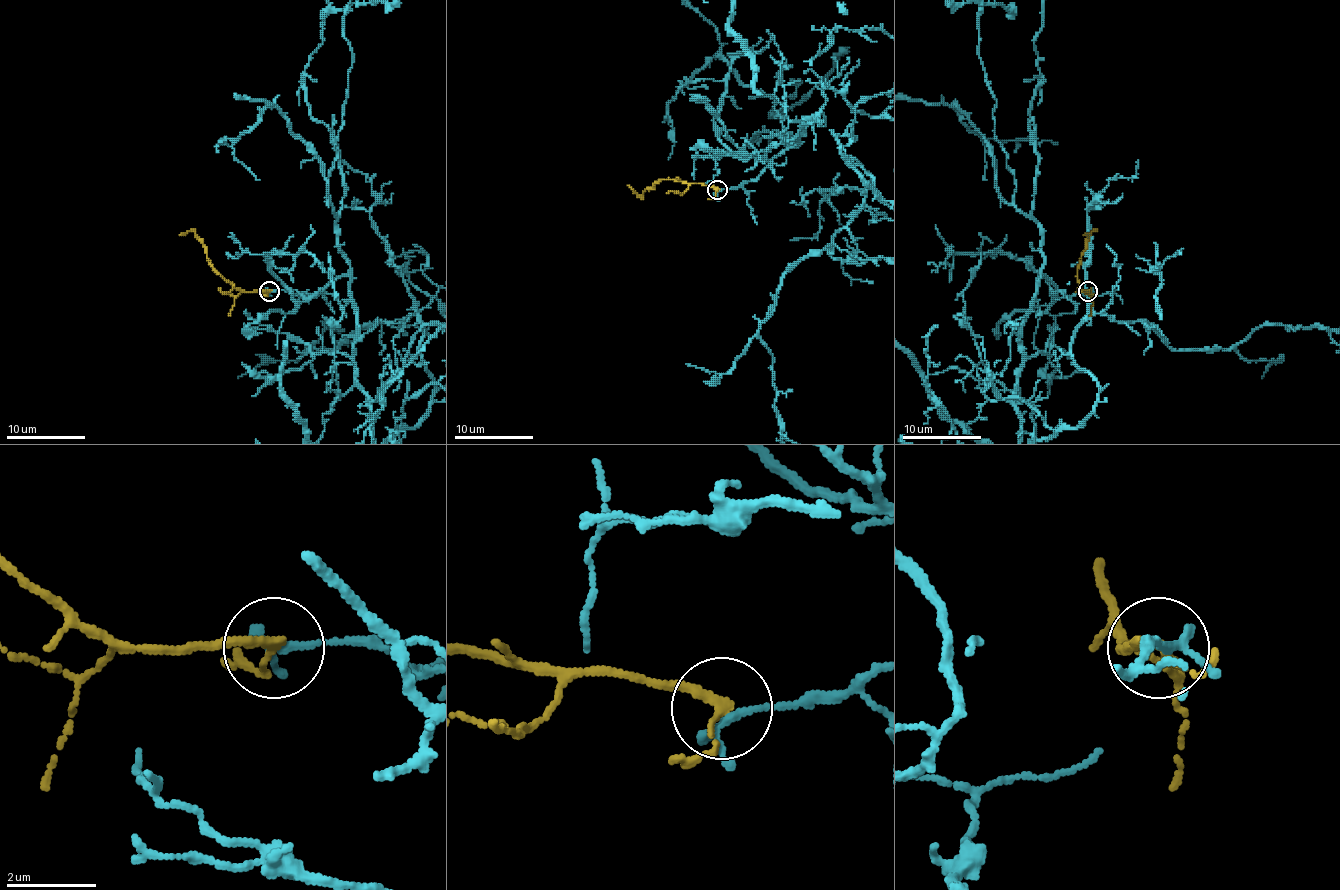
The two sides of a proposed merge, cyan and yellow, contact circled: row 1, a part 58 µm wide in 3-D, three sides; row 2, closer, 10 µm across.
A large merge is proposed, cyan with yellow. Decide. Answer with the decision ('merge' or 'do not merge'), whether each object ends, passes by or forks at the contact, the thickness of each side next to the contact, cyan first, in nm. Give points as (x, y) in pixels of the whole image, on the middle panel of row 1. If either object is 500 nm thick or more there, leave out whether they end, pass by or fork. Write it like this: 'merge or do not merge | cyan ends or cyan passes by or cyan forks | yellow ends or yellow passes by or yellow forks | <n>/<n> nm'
do not merge | cyan passes by | yellow passes by | 180/180 nm

